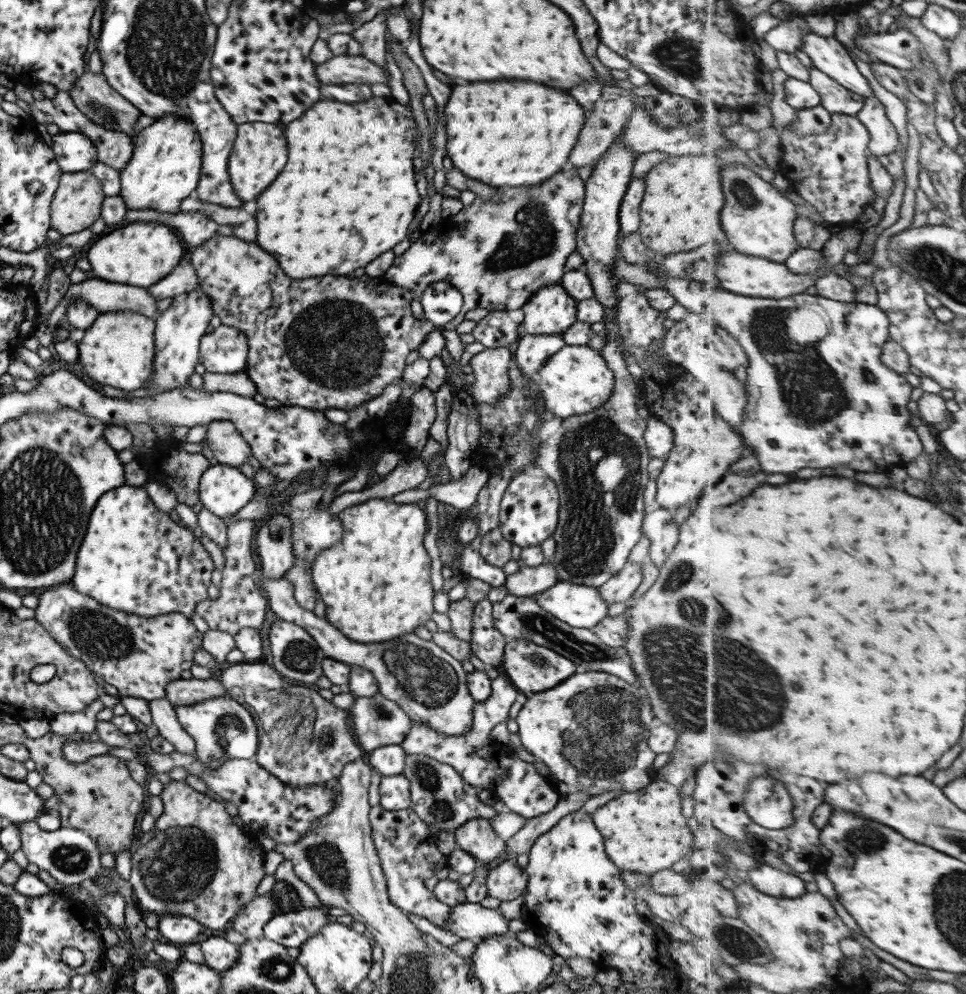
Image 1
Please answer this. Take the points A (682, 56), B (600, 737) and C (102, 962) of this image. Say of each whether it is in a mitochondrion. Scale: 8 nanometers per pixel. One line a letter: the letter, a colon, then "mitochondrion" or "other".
A: mitochondrion
B: mitochondrion
C: other

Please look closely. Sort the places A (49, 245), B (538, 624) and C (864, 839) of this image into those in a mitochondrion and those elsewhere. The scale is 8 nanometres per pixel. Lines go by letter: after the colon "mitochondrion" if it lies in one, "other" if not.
A: other
B: mitochondrion
C: mitochondrion

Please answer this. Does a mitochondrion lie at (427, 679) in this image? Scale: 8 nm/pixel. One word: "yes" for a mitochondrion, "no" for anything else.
yes

